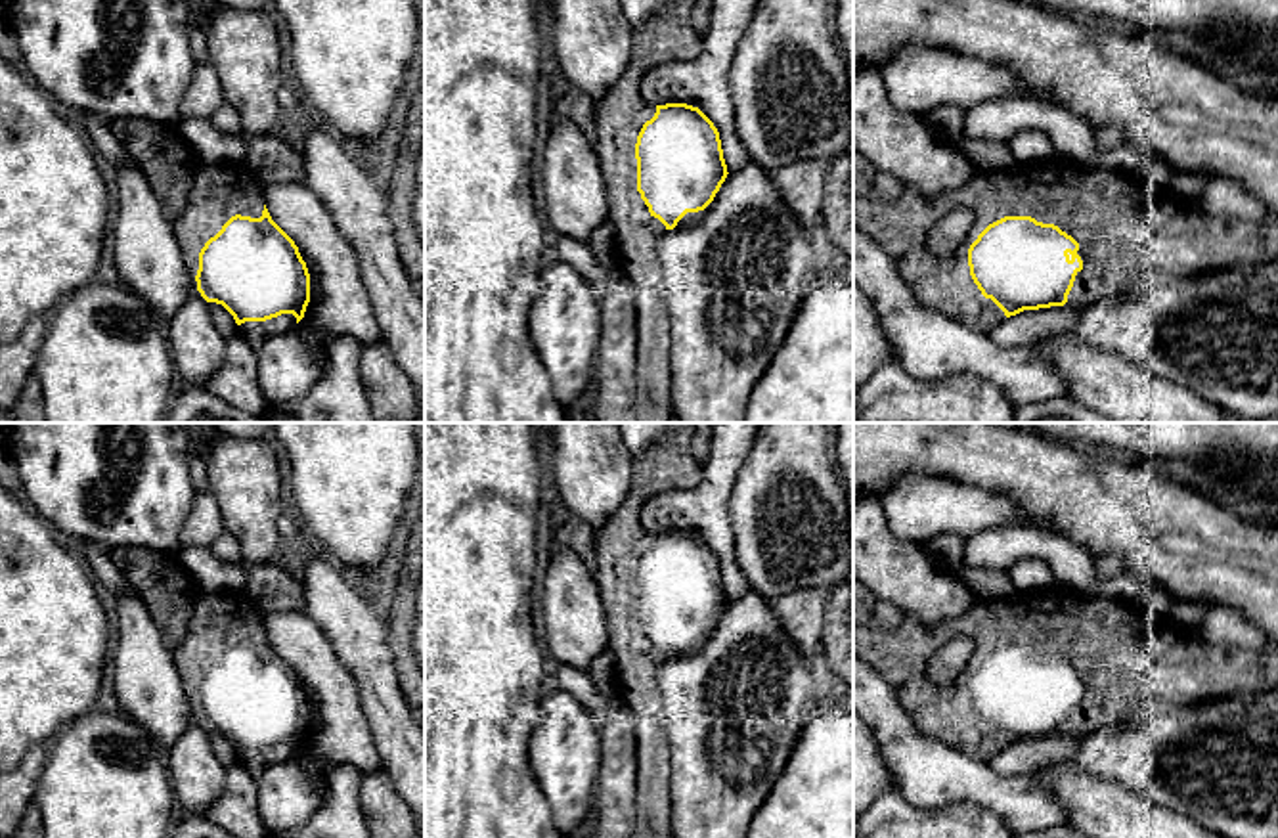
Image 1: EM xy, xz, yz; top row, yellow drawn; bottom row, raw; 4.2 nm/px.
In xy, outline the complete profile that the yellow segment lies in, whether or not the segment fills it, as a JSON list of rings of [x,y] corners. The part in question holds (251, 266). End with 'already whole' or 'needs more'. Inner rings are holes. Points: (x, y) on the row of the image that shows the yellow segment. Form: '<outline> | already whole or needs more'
[[[199,163],[187,205],[172,222],[187,272],[207,302],[222,304],[235,320],[237,333],[258,352],[266,339],[293,329],[310,302],[310,274],[295,241],[272,220],[264,186],[245,163]]] | needs more

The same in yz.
[[[1058,157],[999,172],[976,170],[964,187],[937,197],[924,197],[911,187],[903,187],[893,201],[872,201],[853,193],[853,226],[867,232],[890,254],[922,306],[983,333],[1024,310],[1066,302],[1087,310],[1104,297],[1125,295],[1133,283],[1150,274],[1223,272],[1242,262],[1257,262],[1278,245],[1278,220],[1267,218],[1253,224],[1236,216],[1211,214],[1200,207],[1184,207],[1136,174],[1091,170]],[[951,210],[970,210],[974,220],[960,247],[941,258],[928,251],[926,241],[934,224]]] | needs more

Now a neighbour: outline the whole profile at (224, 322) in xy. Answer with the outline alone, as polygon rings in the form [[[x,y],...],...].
[[[209,302],[209,312],[210,312],[210,318],[212,318],[218,333],[224,339],[230,339],[237,333],[237,323],[235,323],[233,316],[222,304]]]

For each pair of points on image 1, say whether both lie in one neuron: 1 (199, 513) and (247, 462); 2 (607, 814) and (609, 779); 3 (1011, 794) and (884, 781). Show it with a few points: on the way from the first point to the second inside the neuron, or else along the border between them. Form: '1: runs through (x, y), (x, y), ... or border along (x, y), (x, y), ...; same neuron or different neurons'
1: border along (209, 490), (226, 529); different neurons
2: runs through (609, 806), (609, 787); same neuron
3: border along (877, 743), (900, 789); different neurons

